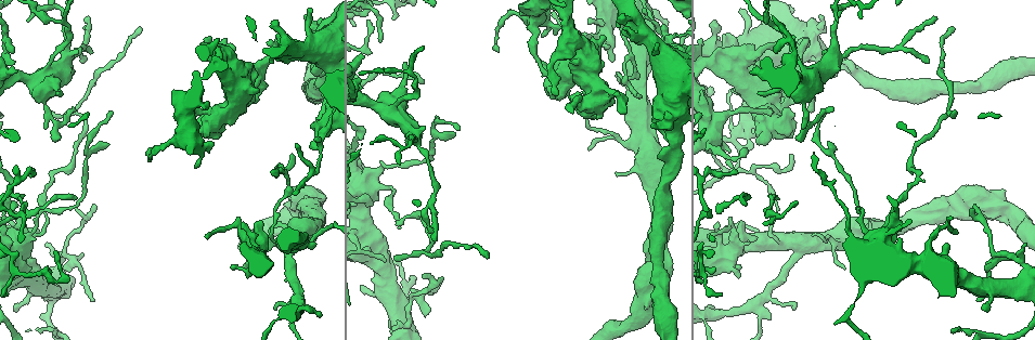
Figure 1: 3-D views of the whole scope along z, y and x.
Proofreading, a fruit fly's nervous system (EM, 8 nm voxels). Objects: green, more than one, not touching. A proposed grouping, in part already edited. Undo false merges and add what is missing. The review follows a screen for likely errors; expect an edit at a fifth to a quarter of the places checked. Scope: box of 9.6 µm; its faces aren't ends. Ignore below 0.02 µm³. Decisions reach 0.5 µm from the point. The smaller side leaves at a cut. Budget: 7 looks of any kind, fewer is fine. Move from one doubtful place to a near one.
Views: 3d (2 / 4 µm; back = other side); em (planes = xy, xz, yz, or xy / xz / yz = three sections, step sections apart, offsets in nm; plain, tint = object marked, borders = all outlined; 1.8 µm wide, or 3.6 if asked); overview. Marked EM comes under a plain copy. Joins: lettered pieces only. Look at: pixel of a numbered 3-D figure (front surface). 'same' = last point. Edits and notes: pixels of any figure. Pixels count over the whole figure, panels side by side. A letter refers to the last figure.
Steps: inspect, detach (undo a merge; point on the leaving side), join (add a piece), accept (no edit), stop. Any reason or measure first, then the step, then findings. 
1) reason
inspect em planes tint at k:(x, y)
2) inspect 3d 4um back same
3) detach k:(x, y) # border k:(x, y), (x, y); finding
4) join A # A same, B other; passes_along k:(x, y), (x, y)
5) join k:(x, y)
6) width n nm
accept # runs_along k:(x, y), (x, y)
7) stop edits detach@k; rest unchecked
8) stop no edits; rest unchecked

free end
inspect 3d 2um back at 1:(243, 221)

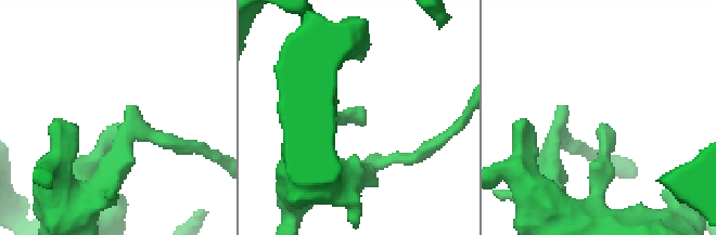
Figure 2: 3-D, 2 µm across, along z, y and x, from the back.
now the EM
inspect em yz step 8 tint at 2:(600, 123)

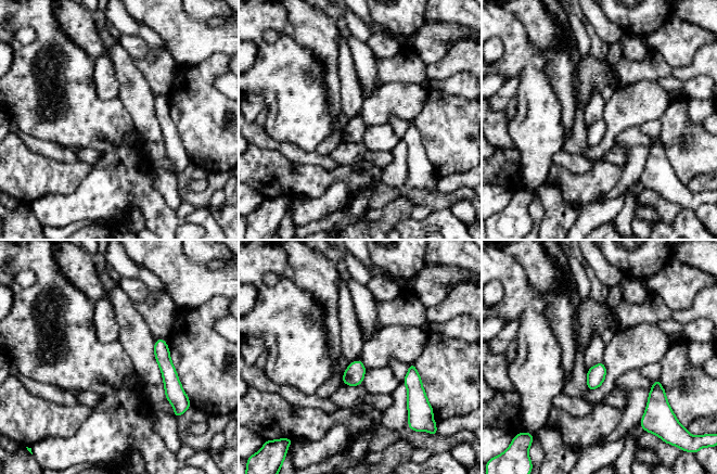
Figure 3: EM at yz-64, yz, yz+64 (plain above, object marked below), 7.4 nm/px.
cut it another way
inspect em planes borders same

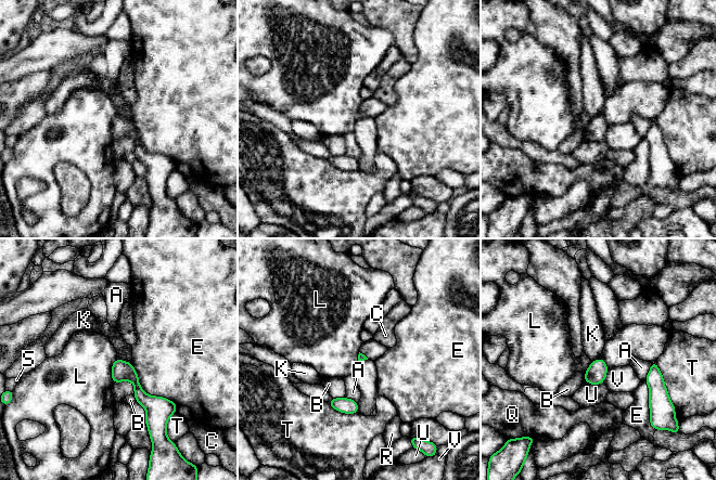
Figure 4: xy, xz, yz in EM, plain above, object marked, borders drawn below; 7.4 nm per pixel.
longest_contact E 460 nm
accept # A other, B other, C other, E other, K other, L other, Q other, R other, S other, T other, U other, V other; no lettered piece goes on from it

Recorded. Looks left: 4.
branch stops here
inspect em 3.6um xy step 8 tint at 1:(809, 40)

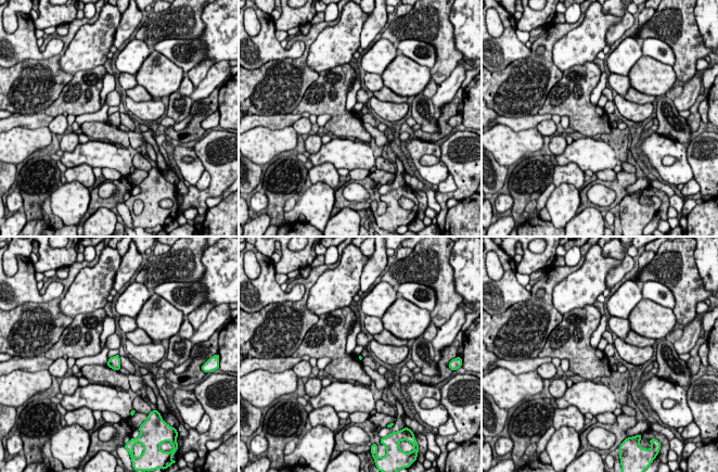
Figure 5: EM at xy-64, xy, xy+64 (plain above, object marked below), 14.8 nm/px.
cut it another way
inspect em 3.6um planes tint same

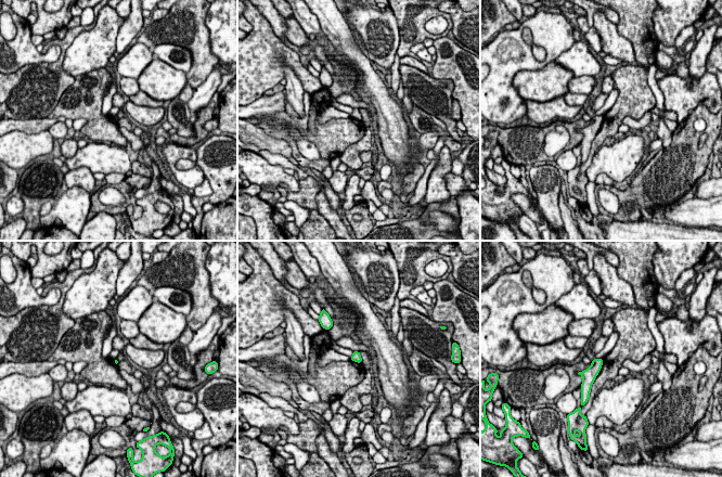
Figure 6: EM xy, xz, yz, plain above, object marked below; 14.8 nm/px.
see the neighbours
inspect em 3.6um planes borders same

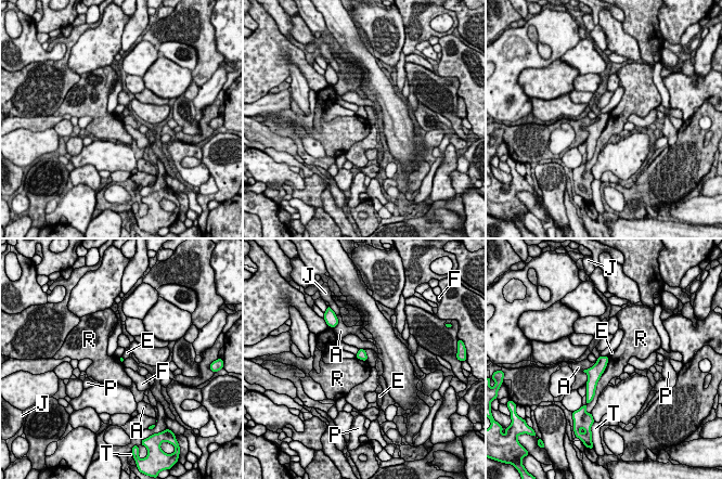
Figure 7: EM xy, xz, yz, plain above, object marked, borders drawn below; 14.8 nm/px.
accept # A other, E other, F other, J other, P other, R other, T other; border 7:(608, 358), (593, 395); none of them fits

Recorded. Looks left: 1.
inspect em xz step 4 borders at 1:(411, 301)

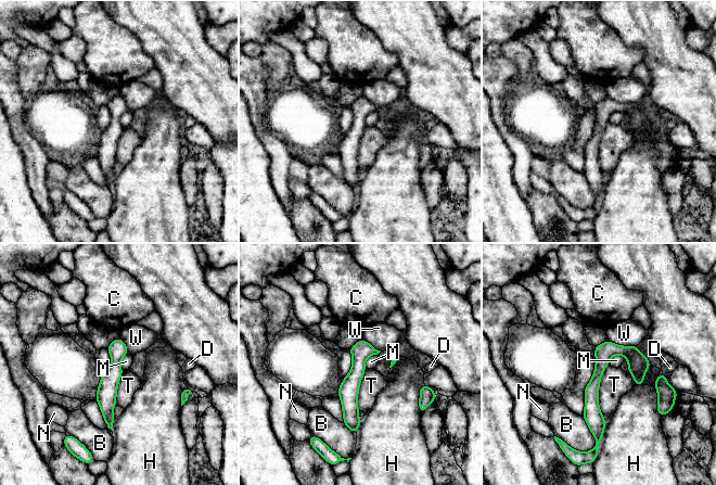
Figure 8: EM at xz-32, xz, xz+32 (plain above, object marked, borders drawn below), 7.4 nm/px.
accept # B other, C other, D other, H other, M other, N other, T other, W other; runs_along 8:(634, 348), (601, 361), (591, 388), (599, 430); continuous, no second neuron

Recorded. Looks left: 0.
stop no edits; rest unchecked

